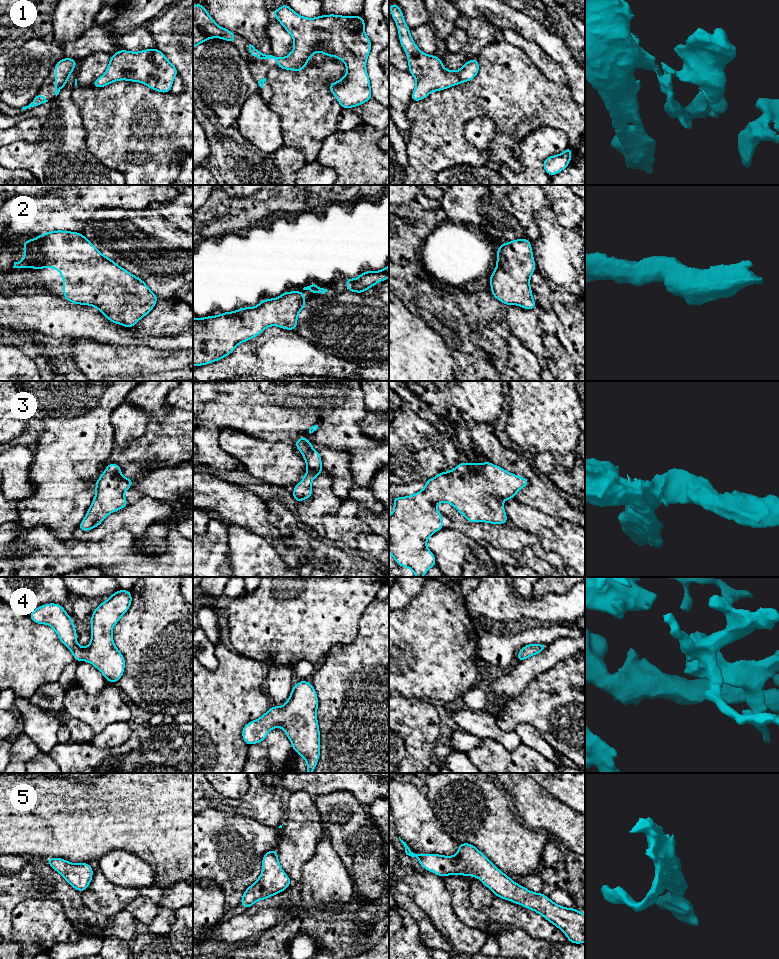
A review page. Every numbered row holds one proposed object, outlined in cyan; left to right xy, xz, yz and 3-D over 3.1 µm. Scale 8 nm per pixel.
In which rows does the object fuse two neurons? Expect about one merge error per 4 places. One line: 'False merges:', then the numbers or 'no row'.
False merges: no row

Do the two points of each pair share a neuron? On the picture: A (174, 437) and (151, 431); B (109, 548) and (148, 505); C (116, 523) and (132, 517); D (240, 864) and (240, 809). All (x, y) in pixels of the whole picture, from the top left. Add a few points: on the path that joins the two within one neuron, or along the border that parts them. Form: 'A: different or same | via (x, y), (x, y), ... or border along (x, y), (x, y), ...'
A: same | via (168, 437), (161, 437), (157, 433)
B: different | border along (110, 531), (125, 529), (135, 536)
C: same | via (120, 519), (128, 518)
D: different | border along (217, 809), (229, 814), (248, 816), (262, 824)

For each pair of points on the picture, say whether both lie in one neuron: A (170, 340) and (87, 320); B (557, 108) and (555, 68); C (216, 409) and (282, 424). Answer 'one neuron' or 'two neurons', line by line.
A: one neuron
B: two neurons
C: one neuron

